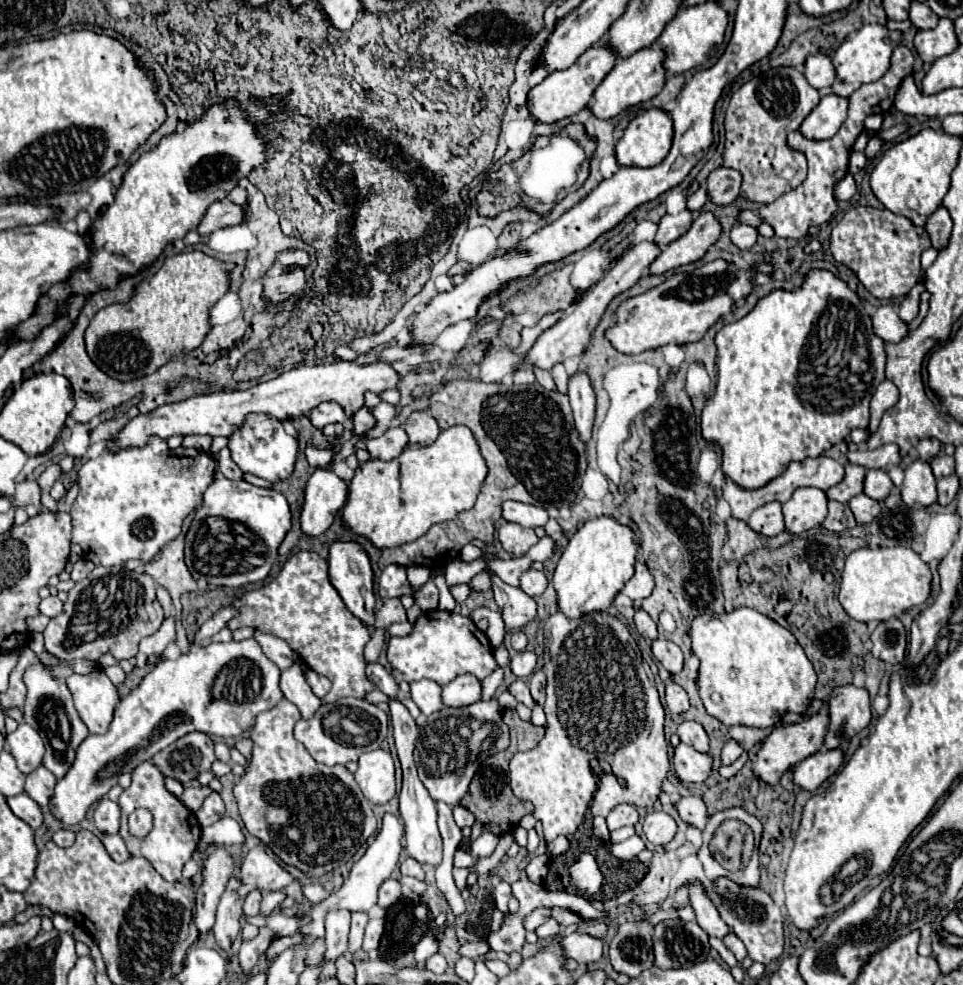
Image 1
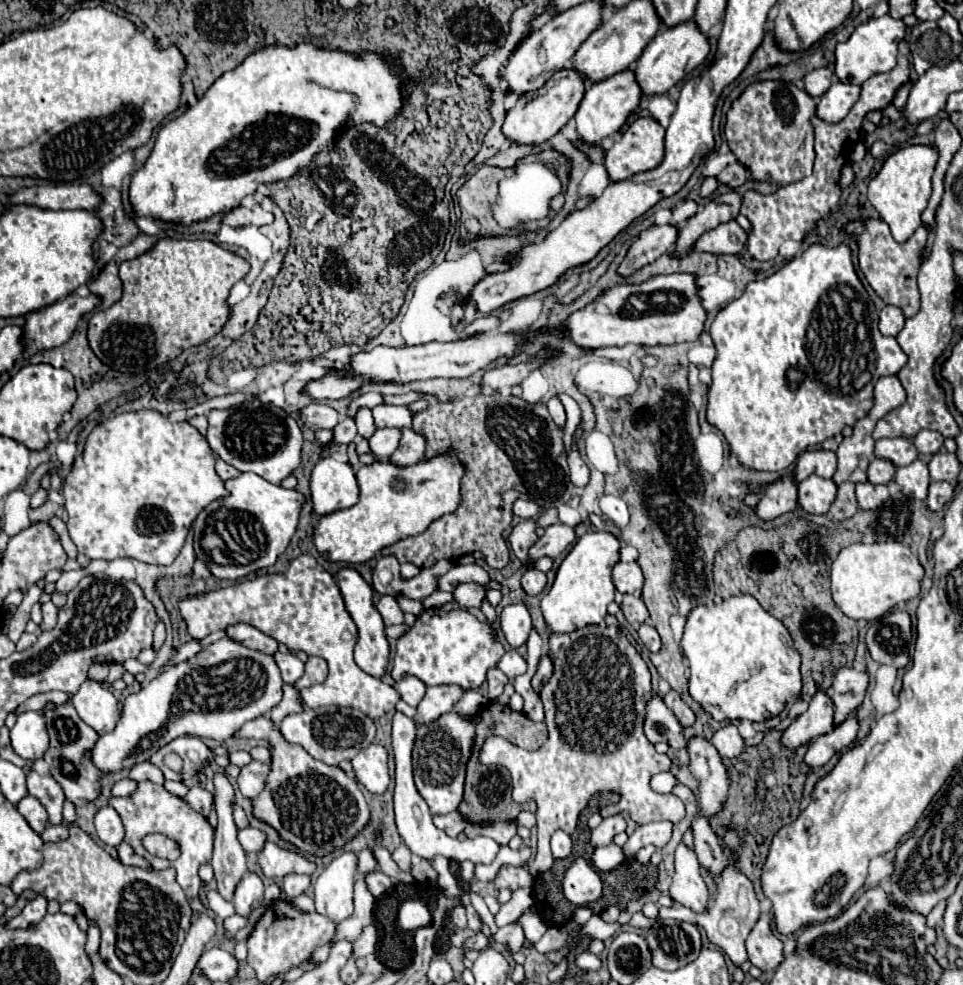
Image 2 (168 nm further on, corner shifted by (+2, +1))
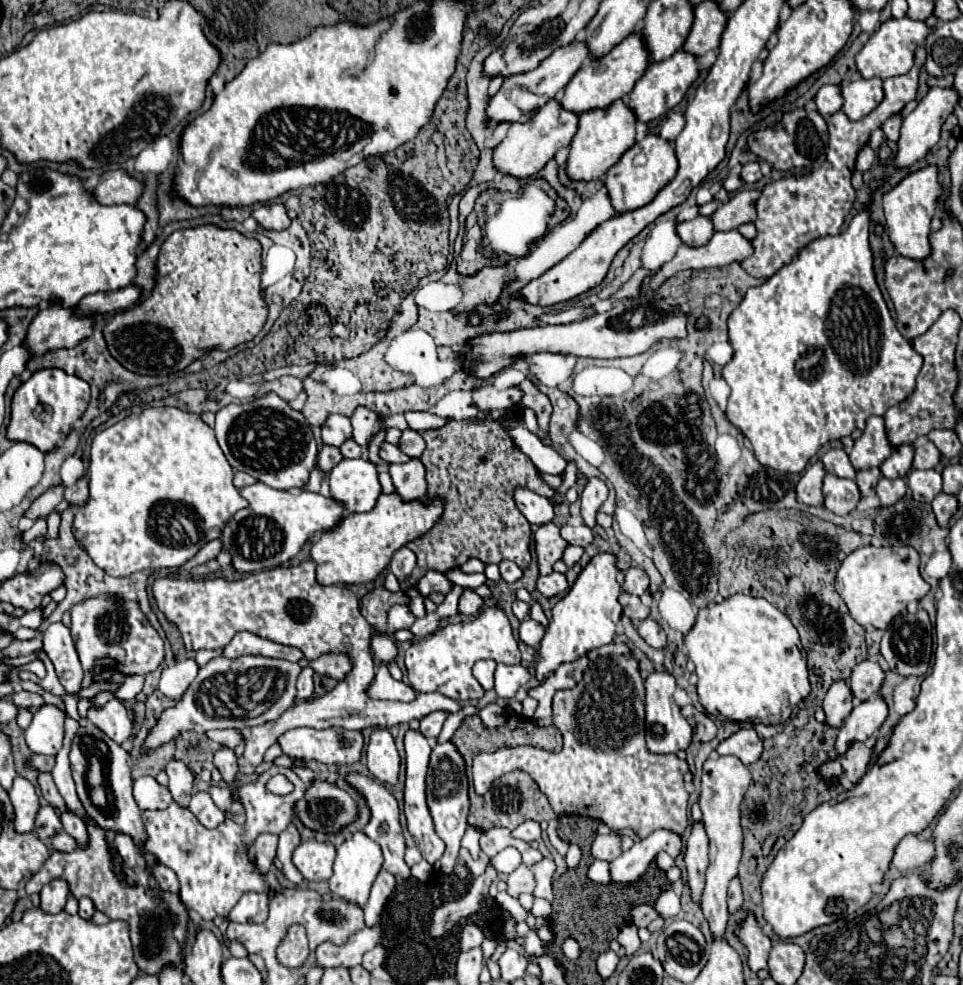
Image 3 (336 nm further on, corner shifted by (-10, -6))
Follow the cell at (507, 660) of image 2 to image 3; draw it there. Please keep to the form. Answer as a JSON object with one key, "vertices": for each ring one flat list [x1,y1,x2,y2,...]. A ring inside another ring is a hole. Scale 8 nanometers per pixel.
{"vertices":[[500,663,494,673,494,691,502,699,512,699,518,693,518,689,528,681,530,681,530,673,522,665,502,665]]}

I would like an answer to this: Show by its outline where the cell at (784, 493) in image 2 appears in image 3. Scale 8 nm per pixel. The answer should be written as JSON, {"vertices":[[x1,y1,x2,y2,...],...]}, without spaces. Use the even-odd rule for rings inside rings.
{"vertices":[[816,461,814,465,810,465,802,479,796,485,796,495,800,503,806,505,822,505,824,495,822,495,822,479,824,479,826,471,824,471,824,463]]}

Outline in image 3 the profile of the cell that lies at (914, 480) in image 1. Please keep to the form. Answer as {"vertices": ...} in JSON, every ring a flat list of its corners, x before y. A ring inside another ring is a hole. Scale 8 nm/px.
{"vertices":[[912,469,908,473,908,487,912,489,916,501,930,503,942,491,942,475,936,469,928,469,928,471]]}

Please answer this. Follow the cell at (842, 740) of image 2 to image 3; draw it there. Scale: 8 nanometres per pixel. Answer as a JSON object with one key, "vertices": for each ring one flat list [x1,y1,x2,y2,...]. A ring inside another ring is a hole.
{"vertices":[[876,693,872,699,858,701,840,727,838,739,836,739,836,751,838,755,844,755,848,747,854,741,866,741,874,731,880,729,880,725,888,717,888,705,880,693]]}

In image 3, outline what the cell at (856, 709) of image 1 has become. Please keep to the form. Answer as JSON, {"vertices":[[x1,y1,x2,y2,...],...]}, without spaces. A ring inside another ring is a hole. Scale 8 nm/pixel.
{"vertices":[[866,659,854,667,852,677,850,677,850,689,856,699,866,701,866,699,874,697,874,693,882,685,882,681,884,681,884,671,882,671,880,663,874,659]]}

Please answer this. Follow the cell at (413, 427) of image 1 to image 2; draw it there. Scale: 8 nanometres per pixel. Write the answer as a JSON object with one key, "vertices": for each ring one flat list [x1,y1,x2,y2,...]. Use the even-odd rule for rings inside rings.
{"vertices":[[404,428,402,430,402,438,400,438,400,446,388,460,398,464,398,466,416,464,418,460,424,458,424,450,426,450,424,436,416,434,412,428]]}

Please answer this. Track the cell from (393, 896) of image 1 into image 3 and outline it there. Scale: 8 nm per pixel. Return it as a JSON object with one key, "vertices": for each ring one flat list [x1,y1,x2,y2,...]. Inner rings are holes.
{"vertices":[[380,869,374,885,372,885,372,891,370,891,370,897,366,901,366,907,364,907,364,913,366,913,366,925,372,927,378,923,380,919,380,913,388,901,388,897,392,895,396,887,396,881,394,881,394,875,388,873,386,869]]}

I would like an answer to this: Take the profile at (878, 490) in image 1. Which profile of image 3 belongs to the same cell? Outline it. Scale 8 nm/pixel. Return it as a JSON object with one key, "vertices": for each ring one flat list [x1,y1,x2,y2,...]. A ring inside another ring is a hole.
{"vertices":[[900,445,892,449,892,455,880,465,880,471,888,479,896,477,906,477,908,471,912,469,912,457,914,457,914,447,912,445]]}

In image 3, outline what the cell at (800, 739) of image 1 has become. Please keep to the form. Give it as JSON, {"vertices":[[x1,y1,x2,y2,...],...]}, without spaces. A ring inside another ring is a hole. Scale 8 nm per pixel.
{"vertices":[[846,681,832,683,832,687,828,689,828,693,824,697,822,707,826,711,826,723,832,727,840,727,854,707,854,695,852,695,848,683]]}

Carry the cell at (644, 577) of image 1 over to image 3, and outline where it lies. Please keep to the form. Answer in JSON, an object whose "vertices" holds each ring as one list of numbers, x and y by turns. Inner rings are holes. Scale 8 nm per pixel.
{"vertices":[[632,565,624,575,626,575,626,579,624,579,622,587,624,587,624,591,628,591,632,595,640,597,648,589,648,585,650,585,648,575,640,567,636,567,636,565]]}

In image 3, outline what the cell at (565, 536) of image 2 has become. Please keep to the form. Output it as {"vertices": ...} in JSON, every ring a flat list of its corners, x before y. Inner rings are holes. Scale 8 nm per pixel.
{"vertices":[[564,525,560,527,560,533,562,537,570,543,570,545,582,545,582,547,588,547,592,541,594,541,594,531,586,525]]}

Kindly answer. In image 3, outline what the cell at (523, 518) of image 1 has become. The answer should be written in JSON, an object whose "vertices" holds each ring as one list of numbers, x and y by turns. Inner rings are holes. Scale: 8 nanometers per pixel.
{"vertices":[[516,487,514,501,516,501,516,507,520,509,520,513,532,525,544,525,554,519,554,505,548,501,548,497,532,493,530,489,524,489,524,487]]}

